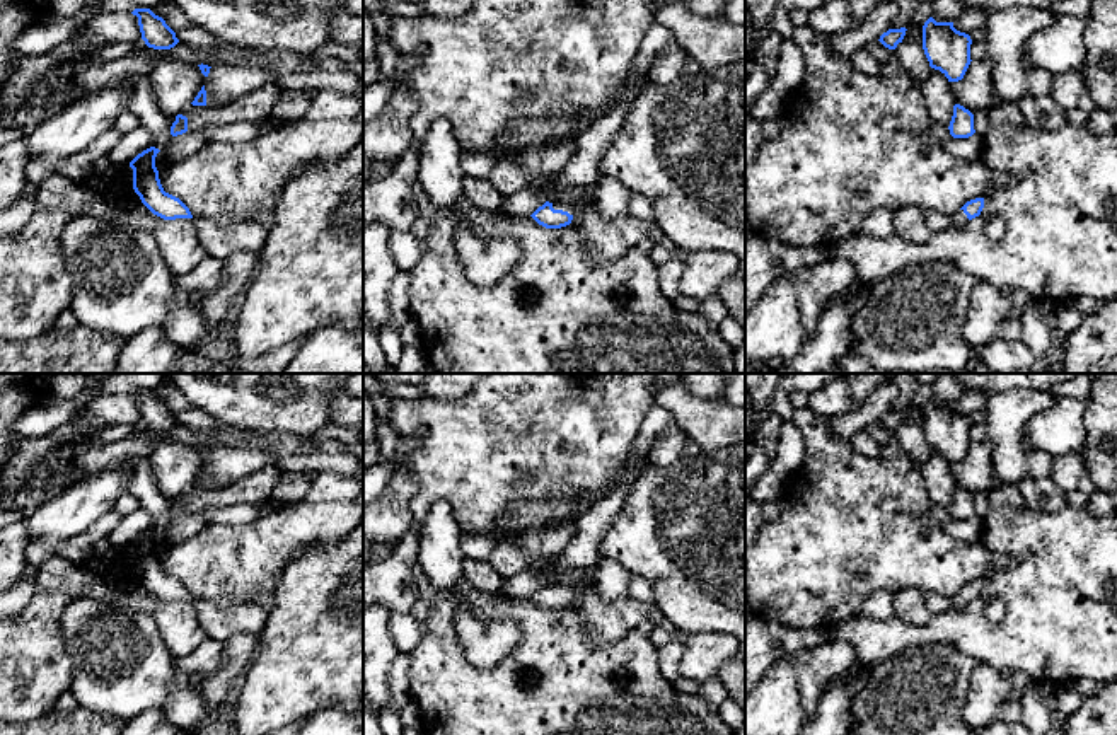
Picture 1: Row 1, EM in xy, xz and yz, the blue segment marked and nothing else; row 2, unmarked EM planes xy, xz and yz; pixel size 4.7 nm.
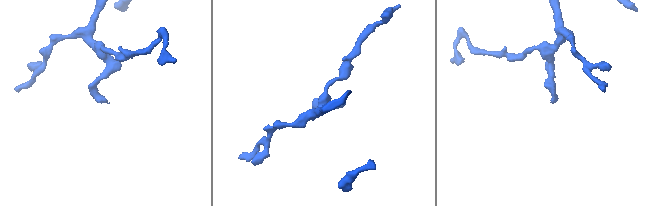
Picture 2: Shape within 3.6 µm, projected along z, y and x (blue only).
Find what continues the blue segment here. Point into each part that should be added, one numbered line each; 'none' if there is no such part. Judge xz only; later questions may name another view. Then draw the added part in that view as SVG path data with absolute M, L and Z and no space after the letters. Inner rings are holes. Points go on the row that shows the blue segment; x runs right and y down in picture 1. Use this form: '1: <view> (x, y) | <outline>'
1: xz (570, 205) | M599 179L595 182L590 182L588 186L585 186L585 193L578 198L578 200L568 200L568 201L556 201L553 203L553 208L554 210L563 210L563 211L568 211L570 215L575 215L576 211L576 205L588 198L588 196L593 196L595 191L597 191L597 186L599 186Z

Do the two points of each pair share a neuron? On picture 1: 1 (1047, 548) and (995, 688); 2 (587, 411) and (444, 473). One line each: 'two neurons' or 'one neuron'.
1: two neurons
2: one neuron

